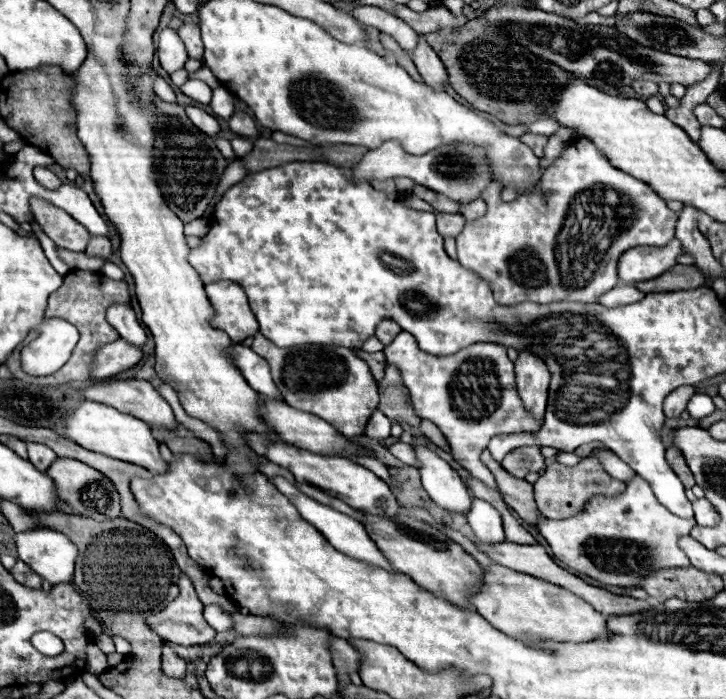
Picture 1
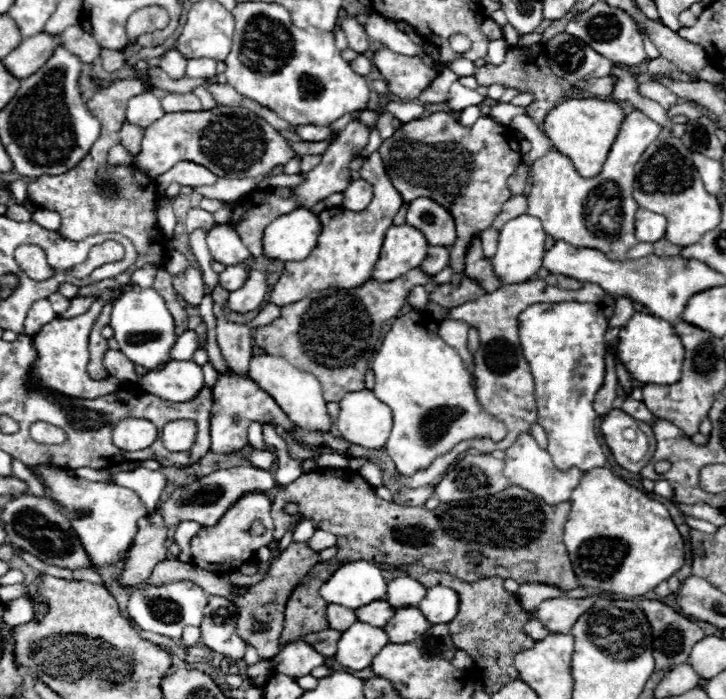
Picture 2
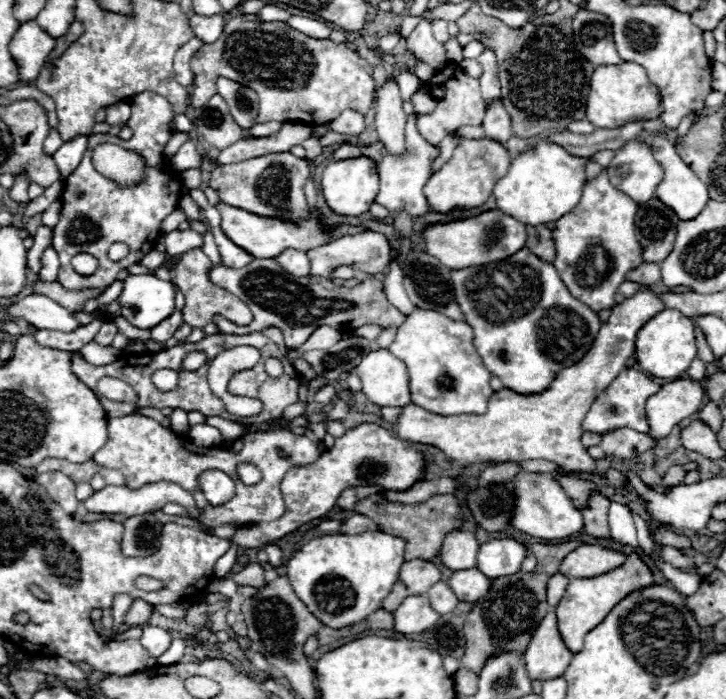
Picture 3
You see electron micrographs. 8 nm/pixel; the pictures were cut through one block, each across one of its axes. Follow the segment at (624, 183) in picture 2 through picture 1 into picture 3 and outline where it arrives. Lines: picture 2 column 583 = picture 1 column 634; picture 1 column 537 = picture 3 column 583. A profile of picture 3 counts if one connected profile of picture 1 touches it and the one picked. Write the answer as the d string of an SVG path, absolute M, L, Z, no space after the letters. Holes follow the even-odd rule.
M606 170L586 182L582 198L570 214L564 214L554 228L556 258L554 266L574 298L588 304L592 310L612 310L616 306L616 290L626 280L626 272L644 262L642 246L634 234L634 218L638 204L614 188Z

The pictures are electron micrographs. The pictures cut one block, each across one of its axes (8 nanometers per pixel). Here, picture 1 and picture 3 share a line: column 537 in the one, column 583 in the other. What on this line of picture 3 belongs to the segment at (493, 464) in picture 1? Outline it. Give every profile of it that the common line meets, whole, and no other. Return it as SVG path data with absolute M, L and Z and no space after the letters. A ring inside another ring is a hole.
M598 492L590 494L588 506L582 508L584 516L584 530L596 538L610 538L610 528L608 528L608 506L610 500L604 498Z

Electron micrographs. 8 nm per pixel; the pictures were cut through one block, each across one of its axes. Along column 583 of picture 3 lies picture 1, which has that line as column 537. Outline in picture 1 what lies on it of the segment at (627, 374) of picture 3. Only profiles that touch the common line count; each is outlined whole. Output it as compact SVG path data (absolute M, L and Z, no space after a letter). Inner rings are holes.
M400 332L392 344L384 348L384 354L386 364L400 370L416 414L442 430L460 466L496 488L494 476L480 462L480 454L486 450L488 440L498 434L536 432L540 428L540 422L536 422L520 404L514 364L508 360L506 348L500 344L478 342L452 356L432 356L422 352L408 332Z

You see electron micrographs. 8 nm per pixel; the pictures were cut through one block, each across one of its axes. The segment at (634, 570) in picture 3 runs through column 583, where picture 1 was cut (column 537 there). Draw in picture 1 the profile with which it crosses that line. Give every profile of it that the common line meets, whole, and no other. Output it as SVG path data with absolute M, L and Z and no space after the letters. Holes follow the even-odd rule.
M498 564L484 570L484 590L472 598L472 604L492 626L504 634L512 634L514 638L524 638L524 642L532 646L536 646L540 640L588 642L612 636L612 632L606 628L606 618L576 594Z

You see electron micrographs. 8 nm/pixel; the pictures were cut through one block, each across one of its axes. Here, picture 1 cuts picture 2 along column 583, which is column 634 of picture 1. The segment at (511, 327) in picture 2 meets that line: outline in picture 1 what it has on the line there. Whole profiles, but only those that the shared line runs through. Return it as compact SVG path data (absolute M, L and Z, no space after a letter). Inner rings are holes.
M620 284L614 290L606 292L604 296L600 296L600 304L608 306L608 308L618 308L618 306L626 306L626 304L634 304L638 300L645 297L645 293L638 290L633 284Z

